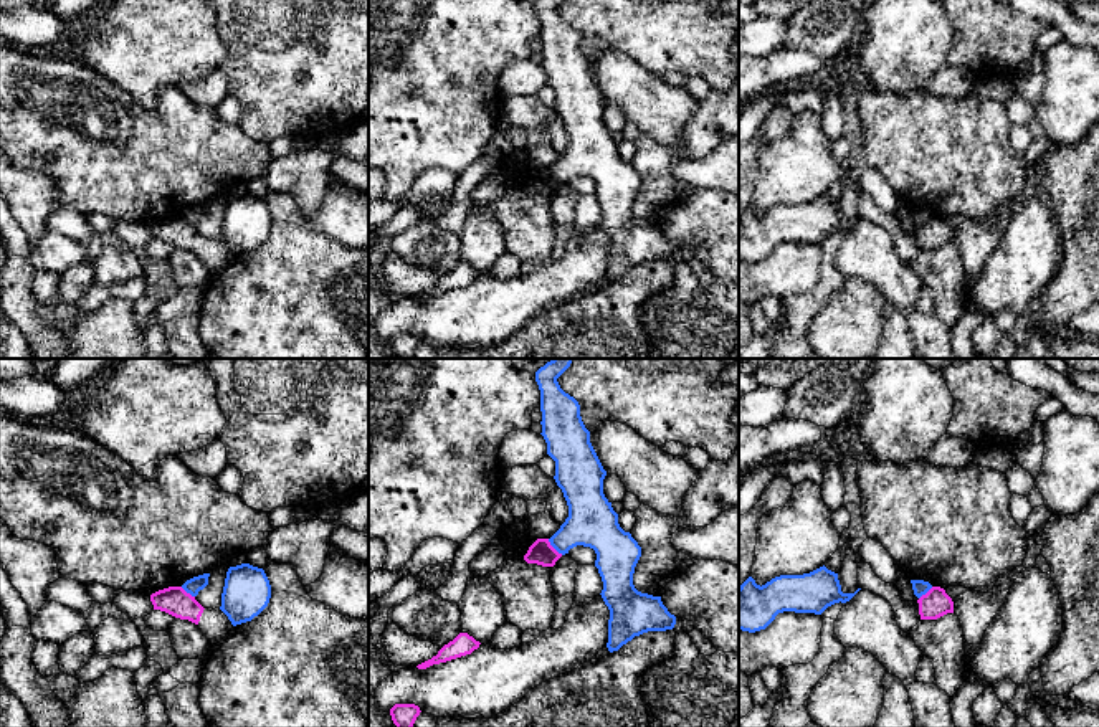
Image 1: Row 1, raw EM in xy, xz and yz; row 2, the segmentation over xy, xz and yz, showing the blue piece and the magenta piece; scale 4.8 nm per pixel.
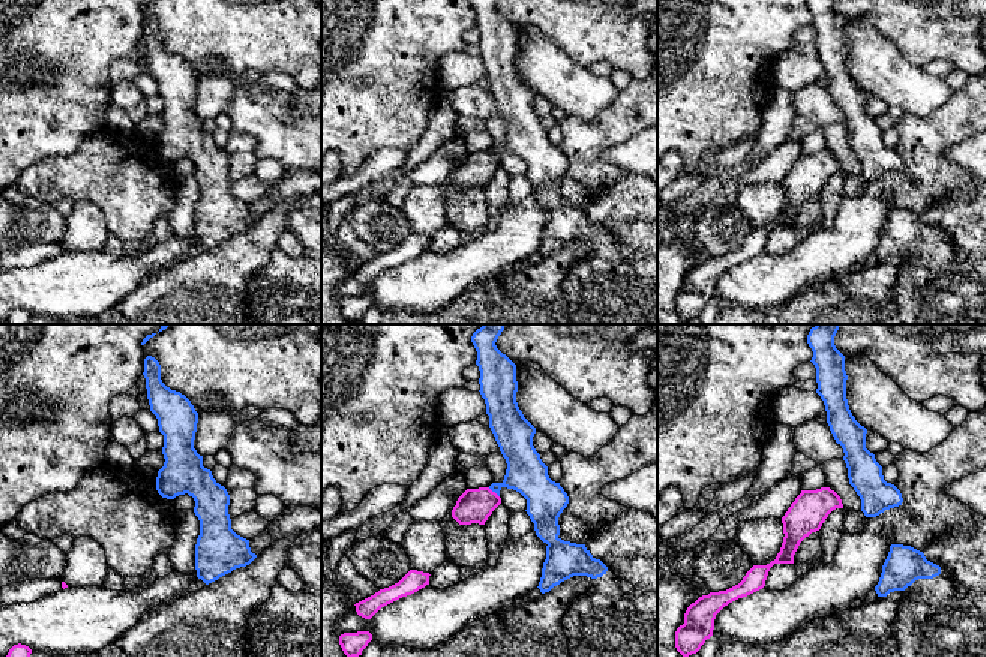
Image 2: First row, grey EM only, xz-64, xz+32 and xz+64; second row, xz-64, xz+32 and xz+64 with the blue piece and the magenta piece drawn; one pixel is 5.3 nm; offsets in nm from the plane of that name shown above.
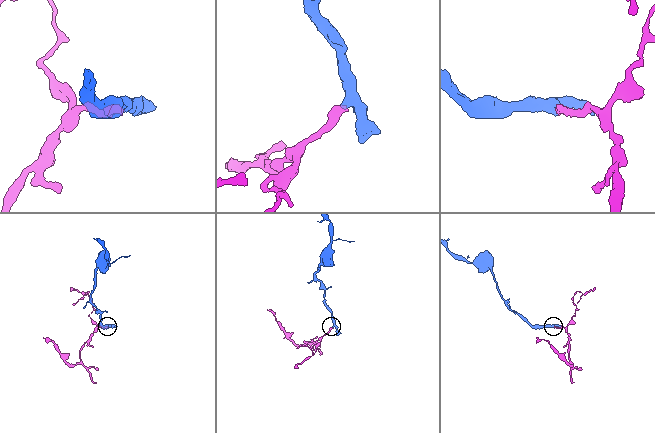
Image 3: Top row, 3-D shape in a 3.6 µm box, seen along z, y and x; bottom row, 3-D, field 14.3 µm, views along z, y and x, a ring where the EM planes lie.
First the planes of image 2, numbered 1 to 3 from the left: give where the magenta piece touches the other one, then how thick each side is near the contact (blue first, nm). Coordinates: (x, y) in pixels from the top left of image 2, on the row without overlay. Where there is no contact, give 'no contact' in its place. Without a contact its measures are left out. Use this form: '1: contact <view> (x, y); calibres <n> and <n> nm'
1: no contact
2: contact xz+32 (494, 155); calibres 220 and 190 nm
3: no contact

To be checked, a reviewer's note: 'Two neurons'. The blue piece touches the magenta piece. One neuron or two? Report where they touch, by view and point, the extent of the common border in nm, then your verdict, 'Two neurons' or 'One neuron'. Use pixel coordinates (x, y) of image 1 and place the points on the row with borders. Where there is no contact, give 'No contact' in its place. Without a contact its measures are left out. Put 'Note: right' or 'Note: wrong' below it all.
Touches blue at xz (554, 547). Shared border 110 nm. Two neurons
Note: right

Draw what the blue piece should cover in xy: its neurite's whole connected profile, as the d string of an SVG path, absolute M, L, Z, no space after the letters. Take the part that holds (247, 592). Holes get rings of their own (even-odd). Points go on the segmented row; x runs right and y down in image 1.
M250 563L230 567L220 610L233 626L251 621L269 603L271 585L263 568Z

